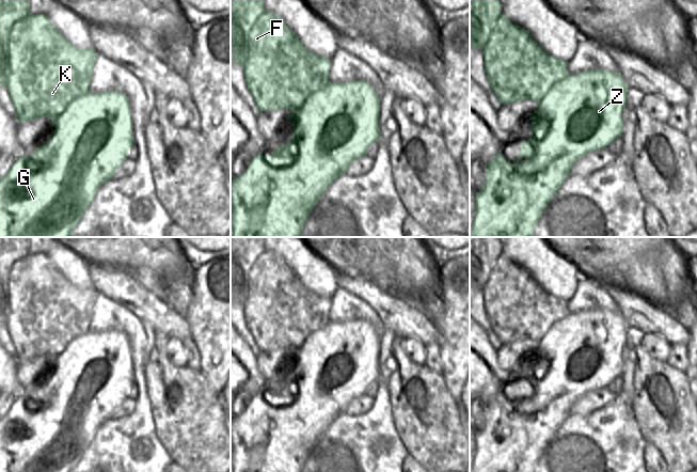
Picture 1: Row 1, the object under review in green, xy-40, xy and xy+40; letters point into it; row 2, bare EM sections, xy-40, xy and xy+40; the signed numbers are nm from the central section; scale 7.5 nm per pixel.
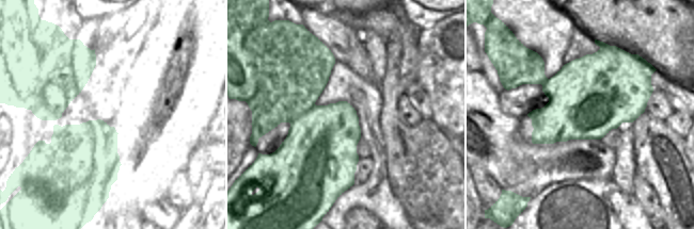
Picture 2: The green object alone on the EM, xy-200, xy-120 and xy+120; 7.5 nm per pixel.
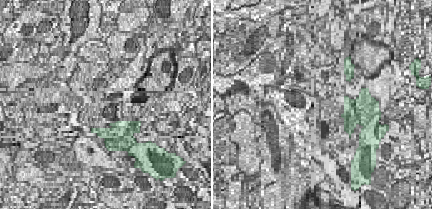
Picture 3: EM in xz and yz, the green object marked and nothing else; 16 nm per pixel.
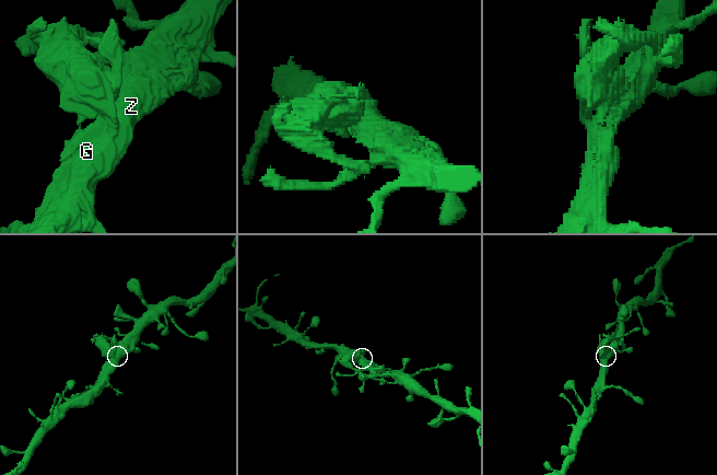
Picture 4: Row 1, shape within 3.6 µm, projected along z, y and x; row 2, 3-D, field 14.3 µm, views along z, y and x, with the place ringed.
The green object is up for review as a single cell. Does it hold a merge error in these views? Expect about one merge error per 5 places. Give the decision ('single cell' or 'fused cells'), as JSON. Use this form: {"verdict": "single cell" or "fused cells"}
{"verdict": "single cell"}

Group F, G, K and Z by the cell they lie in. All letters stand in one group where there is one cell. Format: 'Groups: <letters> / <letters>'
Groups: F G K Z

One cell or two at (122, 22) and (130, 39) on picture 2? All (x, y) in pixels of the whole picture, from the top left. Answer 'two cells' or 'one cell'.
one cell

